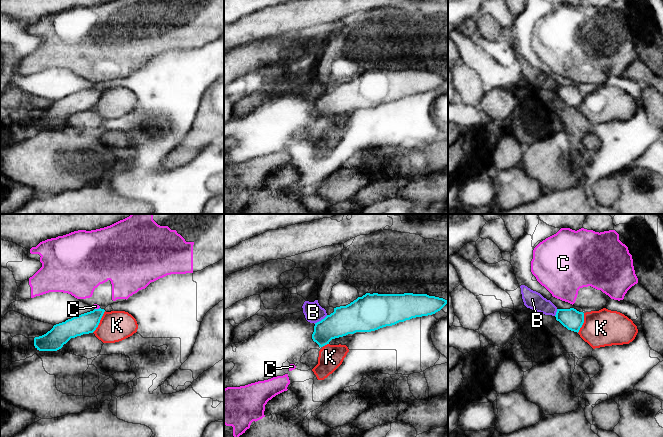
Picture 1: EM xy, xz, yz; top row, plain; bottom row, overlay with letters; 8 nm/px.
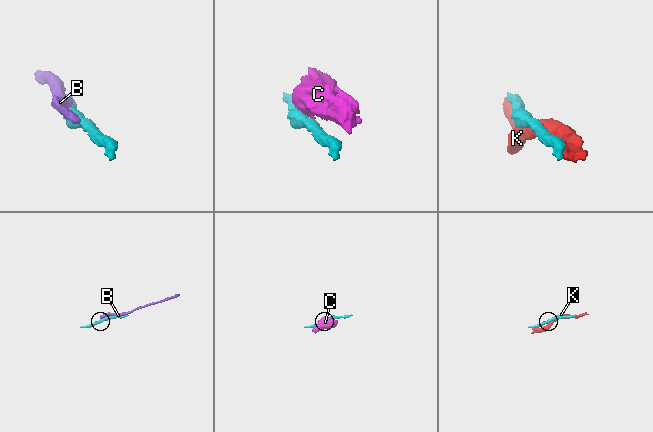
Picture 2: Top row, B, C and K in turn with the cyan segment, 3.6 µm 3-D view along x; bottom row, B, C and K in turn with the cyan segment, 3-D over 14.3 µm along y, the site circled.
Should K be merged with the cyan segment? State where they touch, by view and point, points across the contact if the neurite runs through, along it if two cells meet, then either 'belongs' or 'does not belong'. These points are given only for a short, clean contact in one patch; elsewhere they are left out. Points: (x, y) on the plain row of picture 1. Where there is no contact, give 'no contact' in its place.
meets cyan in xy at (99, 98); does not belong

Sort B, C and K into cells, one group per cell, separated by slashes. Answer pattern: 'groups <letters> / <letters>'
groups B / C / K

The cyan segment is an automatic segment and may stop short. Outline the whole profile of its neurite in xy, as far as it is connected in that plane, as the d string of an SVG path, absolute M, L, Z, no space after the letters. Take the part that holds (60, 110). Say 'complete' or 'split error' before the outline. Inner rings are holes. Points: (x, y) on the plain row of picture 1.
complete; M101 84L94 85L54 101L46 110L34 114L35 124L39 127L57 127L71 114L93 109L104 88L105 86Z

